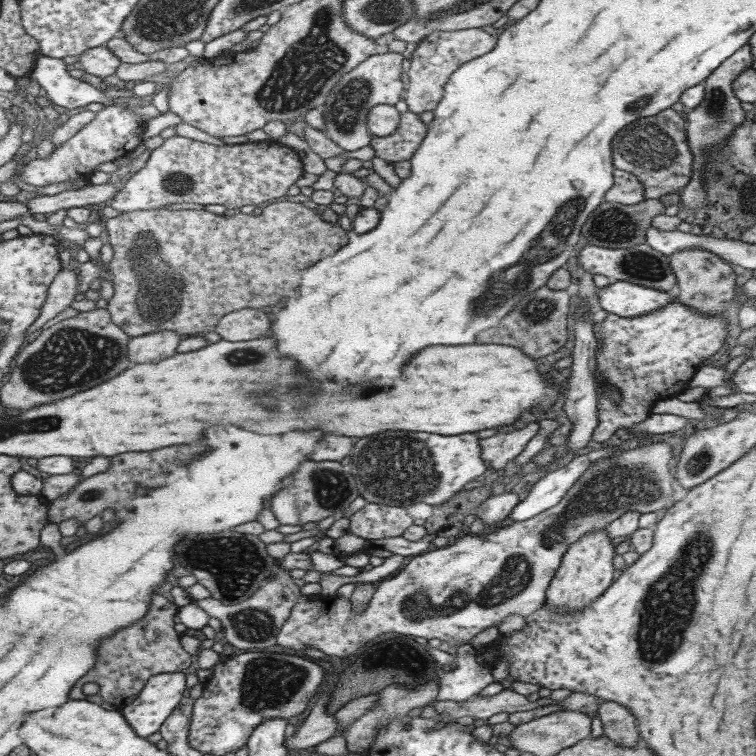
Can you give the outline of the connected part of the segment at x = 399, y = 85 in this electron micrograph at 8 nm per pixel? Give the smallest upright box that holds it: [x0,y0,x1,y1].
[323,50,404,151]

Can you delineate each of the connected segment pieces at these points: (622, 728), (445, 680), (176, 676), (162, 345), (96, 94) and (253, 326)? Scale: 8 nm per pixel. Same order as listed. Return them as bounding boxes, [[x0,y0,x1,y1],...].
[[597,702,640,747],[435,643,494,702],[122,671,186,738],[127,330,184,365],[28,52,113,109],[215,308,271,342]]

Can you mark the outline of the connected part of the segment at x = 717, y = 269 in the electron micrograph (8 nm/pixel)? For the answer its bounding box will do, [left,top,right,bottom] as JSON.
[668,246,736,316]

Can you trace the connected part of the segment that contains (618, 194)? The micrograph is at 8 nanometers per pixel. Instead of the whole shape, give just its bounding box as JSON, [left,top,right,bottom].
[604,168,644,205]

